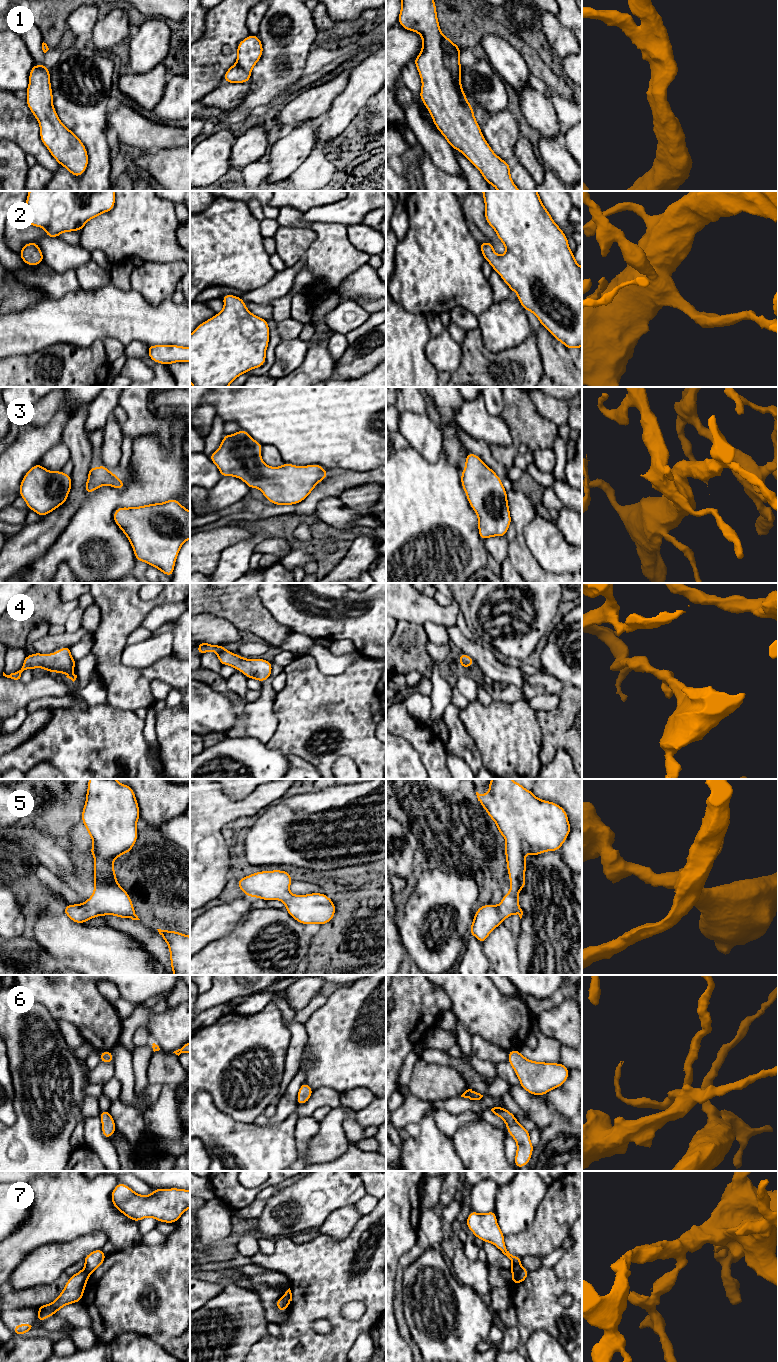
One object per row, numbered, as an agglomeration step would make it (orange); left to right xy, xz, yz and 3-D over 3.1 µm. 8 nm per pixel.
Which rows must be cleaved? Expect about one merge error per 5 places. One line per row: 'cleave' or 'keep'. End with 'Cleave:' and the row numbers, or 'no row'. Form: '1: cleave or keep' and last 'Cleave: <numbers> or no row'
1: keep
2: keep
3: keep
4: keep
5: keep
6: keep
7: cleave
Cleave: 7

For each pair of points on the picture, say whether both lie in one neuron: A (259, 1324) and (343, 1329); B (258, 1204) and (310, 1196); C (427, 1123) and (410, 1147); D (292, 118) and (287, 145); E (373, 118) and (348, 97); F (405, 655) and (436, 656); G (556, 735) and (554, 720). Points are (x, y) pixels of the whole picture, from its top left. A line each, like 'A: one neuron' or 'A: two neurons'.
A: two neurons
B: two neurons
C: one neuron
D: two neurons
E: two neurons
F: two neurons
G: one neuron

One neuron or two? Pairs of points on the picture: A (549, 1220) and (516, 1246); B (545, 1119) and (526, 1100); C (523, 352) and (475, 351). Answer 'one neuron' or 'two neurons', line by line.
A: one neuron
B: one neuron
C: one neuron

